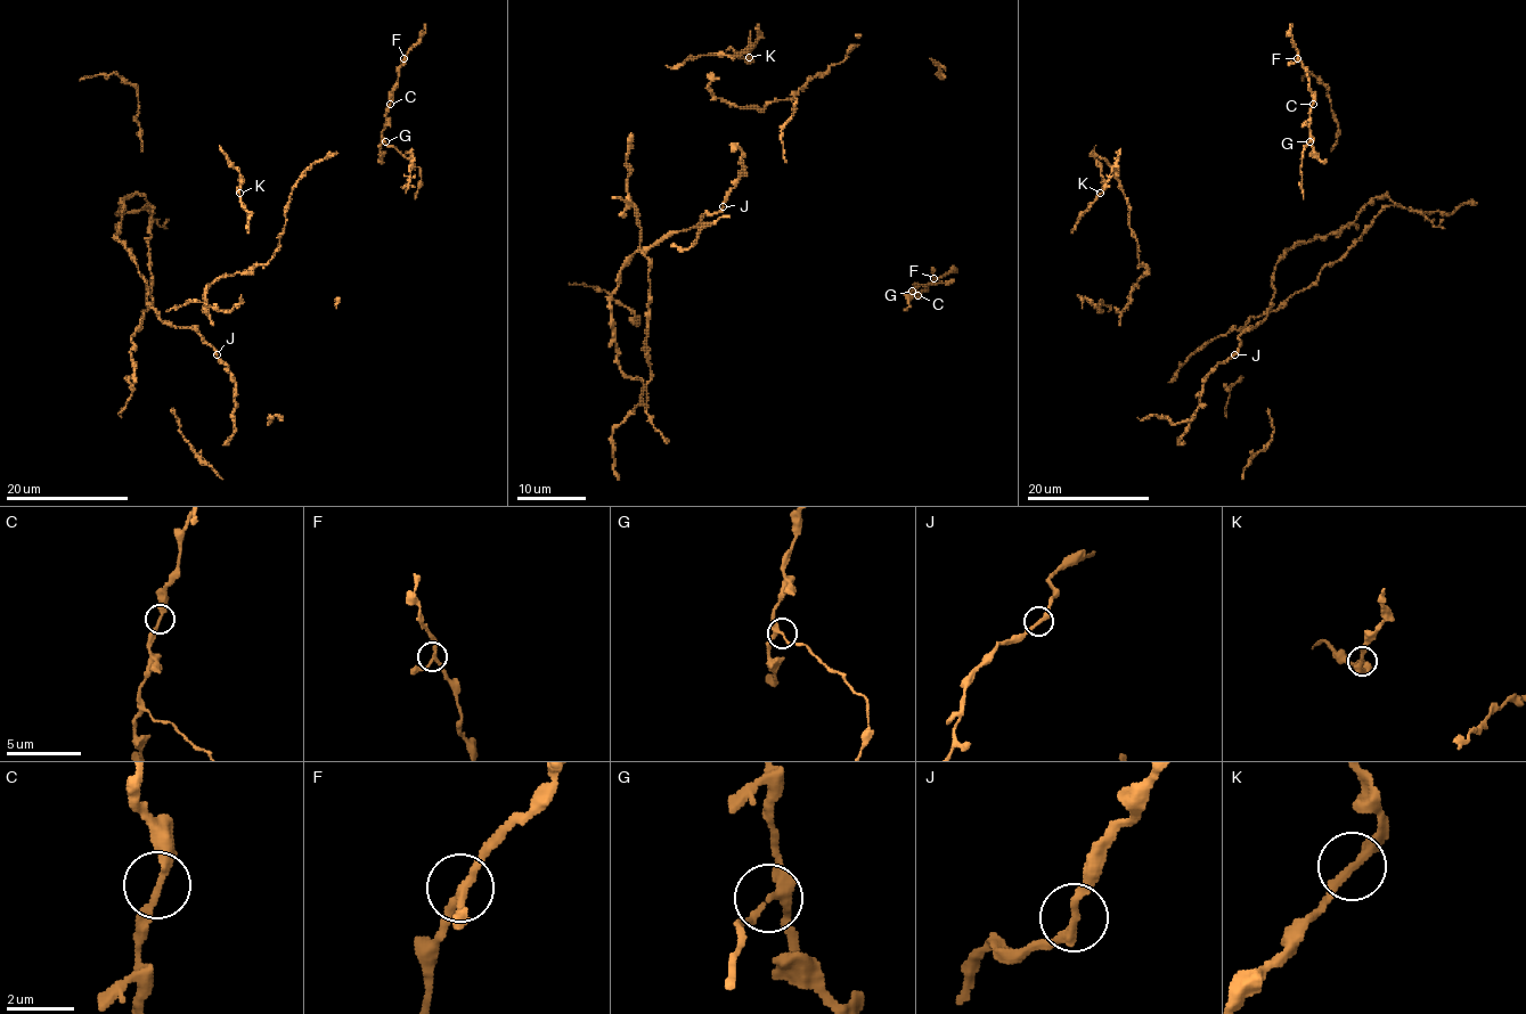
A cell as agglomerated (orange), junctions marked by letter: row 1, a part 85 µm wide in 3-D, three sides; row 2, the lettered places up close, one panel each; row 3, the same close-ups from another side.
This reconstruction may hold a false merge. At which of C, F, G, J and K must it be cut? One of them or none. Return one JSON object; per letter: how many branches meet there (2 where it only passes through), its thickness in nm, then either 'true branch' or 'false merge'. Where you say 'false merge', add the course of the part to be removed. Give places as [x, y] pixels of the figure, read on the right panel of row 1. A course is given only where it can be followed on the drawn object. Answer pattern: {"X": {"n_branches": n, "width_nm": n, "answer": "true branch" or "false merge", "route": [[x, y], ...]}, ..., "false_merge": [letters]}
{"C": {"n_branches": 2, "width_nm": 260, "answer": "true branch"}, "F": {"n_branches": 3, "width_nm": 200, "answer": "true branch"}, "G": {"n_branches": 3, "width_nm": 260, "answer": "false merge", "route": [[1310, 142], [1303, 147], [1300, 169], [1303, 199]]}, "J": {"n_branches": 2, "width_nm": 260, "answer": "true branch"}, "K": {"n_branches": 2, "width_nm": 280, "answer": "true branch"}, "false_merge": ["G"]}

